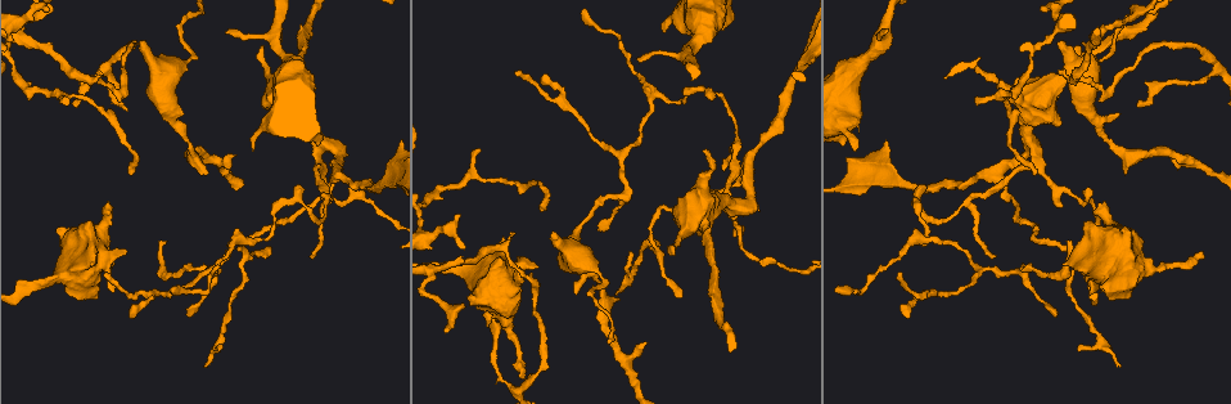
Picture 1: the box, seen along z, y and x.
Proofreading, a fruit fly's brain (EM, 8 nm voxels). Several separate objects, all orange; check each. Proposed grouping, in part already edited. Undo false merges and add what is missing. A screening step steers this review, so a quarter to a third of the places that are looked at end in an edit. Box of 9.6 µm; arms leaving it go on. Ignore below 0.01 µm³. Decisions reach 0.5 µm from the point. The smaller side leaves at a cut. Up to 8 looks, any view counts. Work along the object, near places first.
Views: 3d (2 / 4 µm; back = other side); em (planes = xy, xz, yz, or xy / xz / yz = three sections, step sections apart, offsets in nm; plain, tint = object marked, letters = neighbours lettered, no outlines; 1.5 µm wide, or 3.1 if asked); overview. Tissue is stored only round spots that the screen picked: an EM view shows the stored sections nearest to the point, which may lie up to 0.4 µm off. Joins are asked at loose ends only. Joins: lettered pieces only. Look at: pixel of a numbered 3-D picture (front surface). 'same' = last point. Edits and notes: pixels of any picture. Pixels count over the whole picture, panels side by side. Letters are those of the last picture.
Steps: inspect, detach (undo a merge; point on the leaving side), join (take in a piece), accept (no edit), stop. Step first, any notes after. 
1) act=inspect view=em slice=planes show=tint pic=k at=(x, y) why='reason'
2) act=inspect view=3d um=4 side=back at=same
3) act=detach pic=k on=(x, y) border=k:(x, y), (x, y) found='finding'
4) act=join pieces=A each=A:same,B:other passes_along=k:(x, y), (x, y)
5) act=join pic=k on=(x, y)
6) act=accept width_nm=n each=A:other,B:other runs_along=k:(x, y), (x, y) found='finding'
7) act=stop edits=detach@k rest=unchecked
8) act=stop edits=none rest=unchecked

act=inspect view=3d um=4 pic=1 at=(480, 148) why='tapers out'

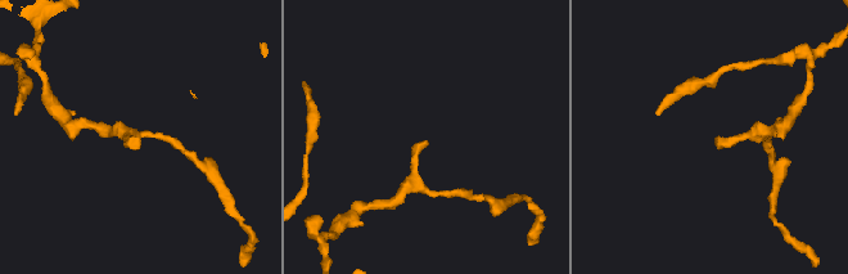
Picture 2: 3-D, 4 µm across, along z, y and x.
act=inspect view=em slice=yz step=4 show=letters pic=2 at=(427, 142) why='need the tissue'

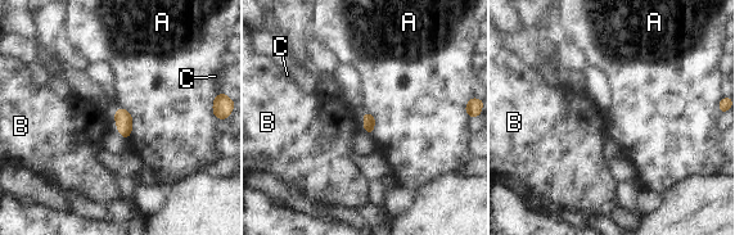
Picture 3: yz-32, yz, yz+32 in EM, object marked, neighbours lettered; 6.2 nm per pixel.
act=inspect view=em slice=planes show=letters at=same why='another direction'

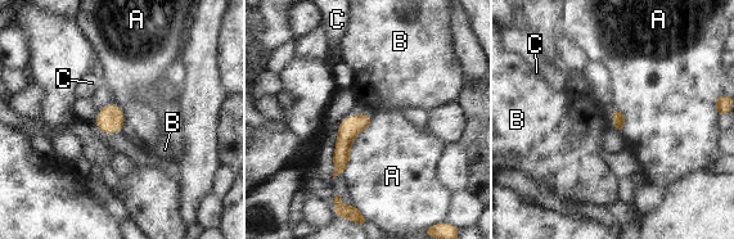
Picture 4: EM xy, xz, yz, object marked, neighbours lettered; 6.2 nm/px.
act=accept each=A:other,B:other,C:other border=4:(370, 116), (342, 175) found='no lettered piece goes on from it'

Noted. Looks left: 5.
act=inspect view=em slice=xy step=8 show=letters pic=1 at=(1059, 42) why='branch stops here'

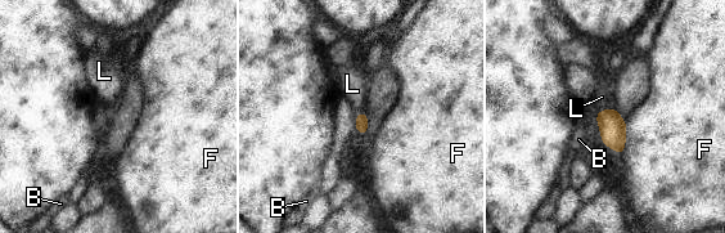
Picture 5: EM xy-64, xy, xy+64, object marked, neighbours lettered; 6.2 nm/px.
act=inspect view=em slice=planes show=letters at=same

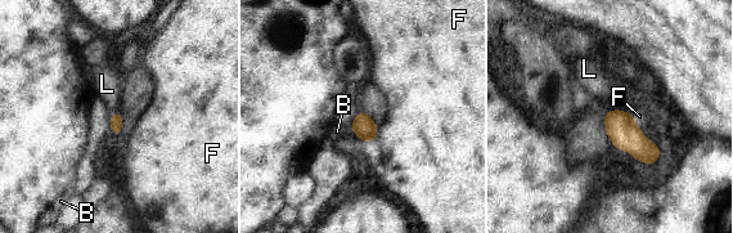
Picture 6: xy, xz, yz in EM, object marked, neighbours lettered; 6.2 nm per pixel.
act=join pieces=L each=B:other,F:other,L:same passes_along=6:(116, 120), (115, 113), (107, 84) found='it goes on there'

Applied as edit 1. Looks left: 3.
act=inspect view=overview

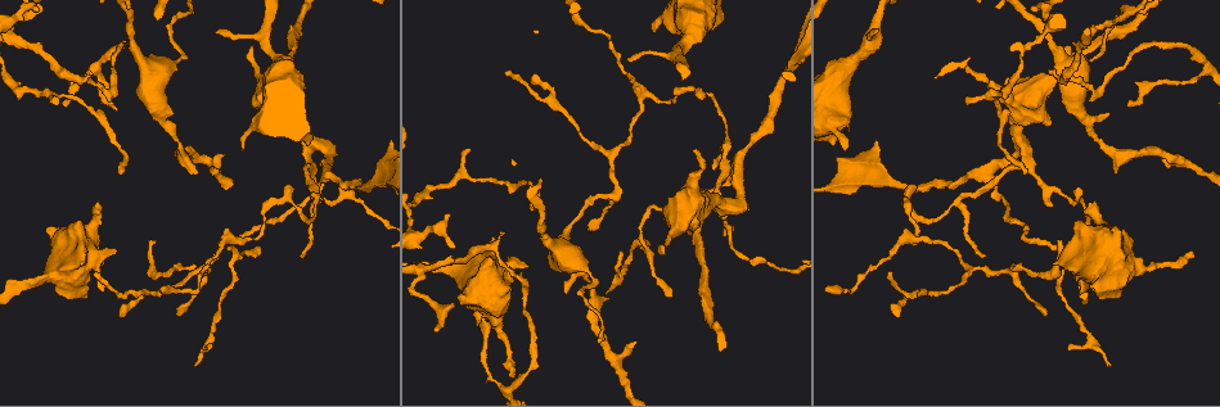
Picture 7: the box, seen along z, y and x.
act=inspect view=3d um=2 pic=7 at=(891, 273) why='free end'

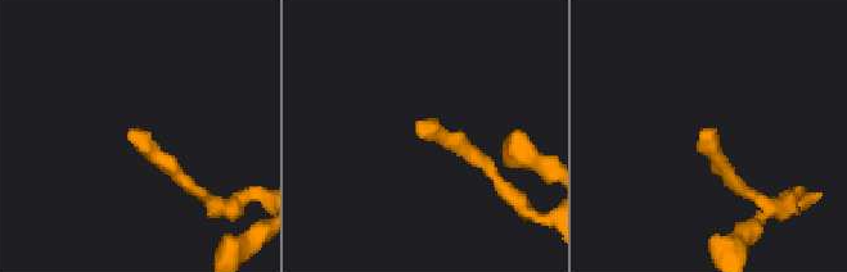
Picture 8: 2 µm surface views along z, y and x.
act=inspect view=em slice=planes show=letters pic=8 at=(714, 134)

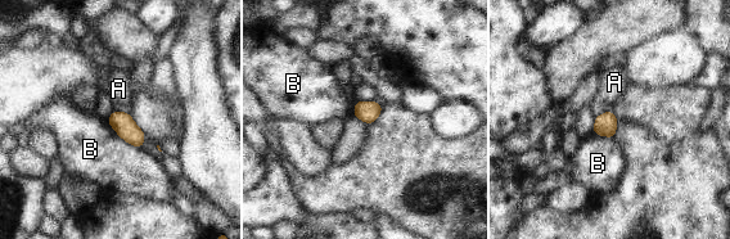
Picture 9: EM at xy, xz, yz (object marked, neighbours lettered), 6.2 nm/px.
act=accept width_nm=130 each=A:other,B:other border=9:(113, 111), (127, 113) found='no lettered piece goes on from it'

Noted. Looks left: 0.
act=stop edits=join@6 rest=unchecked

